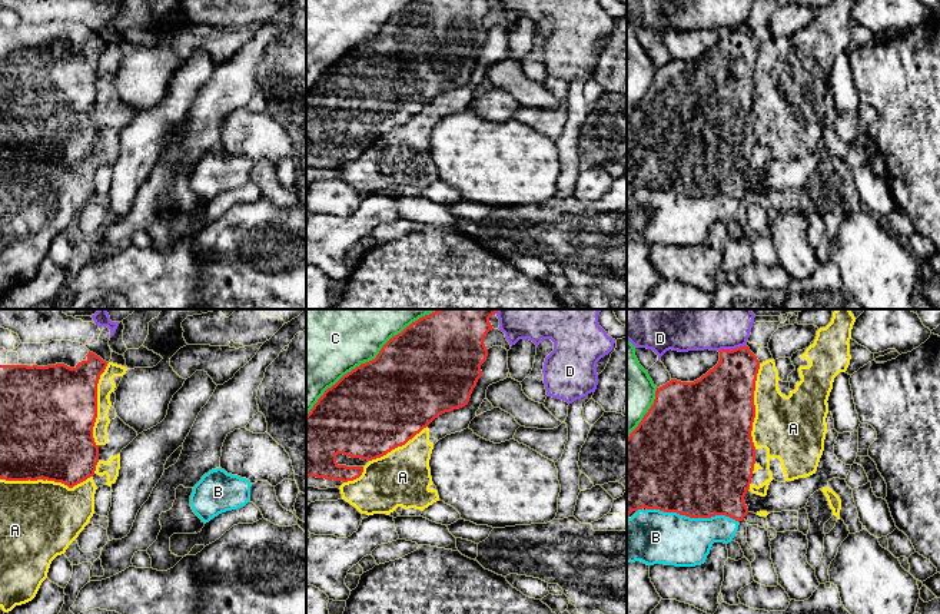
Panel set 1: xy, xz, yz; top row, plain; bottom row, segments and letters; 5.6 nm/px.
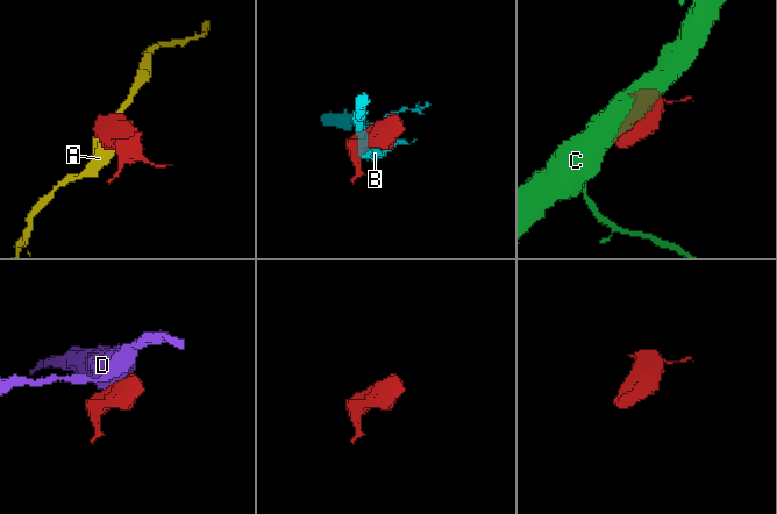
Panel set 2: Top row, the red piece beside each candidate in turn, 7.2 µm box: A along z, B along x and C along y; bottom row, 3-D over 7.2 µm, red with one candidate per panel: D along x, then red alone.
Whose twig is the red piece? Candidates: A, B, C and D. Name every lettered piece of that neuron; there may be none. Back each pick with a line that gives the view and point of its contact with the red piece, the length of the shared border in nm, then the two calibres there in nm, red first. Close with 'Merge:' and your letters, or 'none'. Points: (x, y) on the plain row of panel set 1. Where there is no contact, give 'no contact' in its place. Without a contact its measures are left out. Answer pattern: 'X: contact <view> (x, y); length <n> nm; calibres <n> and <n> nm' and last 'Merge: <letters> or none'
Merge: none

